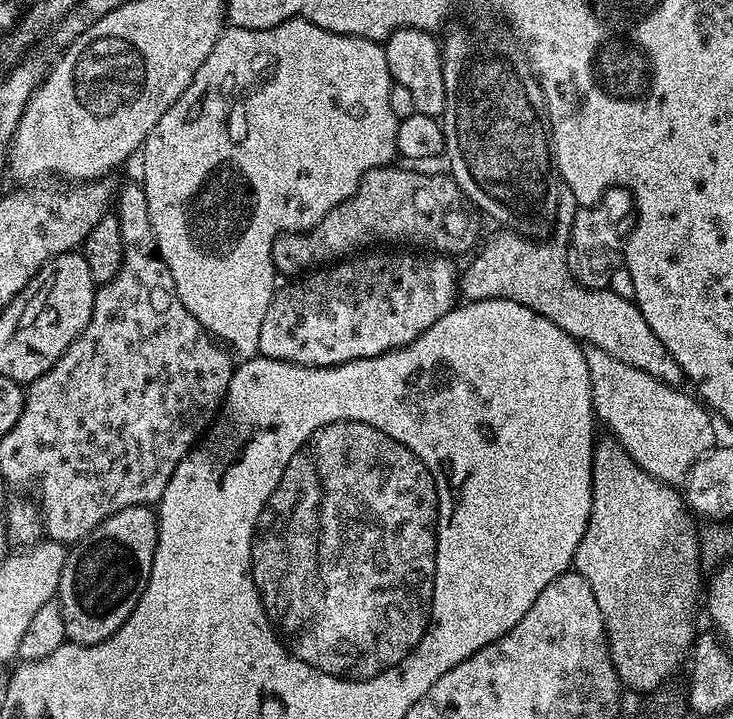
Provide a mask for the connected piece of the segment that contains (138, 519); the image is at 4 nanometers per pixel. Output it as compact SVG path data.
M147 504L130 506L110 514L86 538L71 545L62 566L58 599L62 610L62 626L74 644L97 644L108 640L130 618L138 598L146 590L150 570L154 566L154 550L158 542L157 513Z

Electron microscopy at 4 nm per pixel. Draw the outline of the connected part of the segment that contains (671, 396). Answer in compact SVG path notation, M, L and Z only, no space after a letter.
M588 346L584 348L584 357L590 370L592 409L596 411L597 421L603 427L605 424L609 428L605 429L624 447L626 454L630 454L630 458L634 458L634 462L638 462L638 466L646 470L646 474L666 484L675 485L683 481L698 458L702 458L717 447L716 428L712 425L713 413L691 395L688 397L686 393L680 392L684 390L664 384L634 366L626 366L626 362L618 362L610 354L606 354L606 350Z

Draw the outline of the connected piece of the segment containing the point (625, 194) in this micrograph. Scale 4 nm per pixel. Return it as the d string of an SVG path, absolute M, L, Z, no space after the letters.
M610 188L604 193L599 204L588 211L577 211L571 221L570 267L577 282L582 287L593 290L609 287L612 283L612 272L622 264L625 242L622 233L631 229L634 223L634 201L631 192L627 188Z

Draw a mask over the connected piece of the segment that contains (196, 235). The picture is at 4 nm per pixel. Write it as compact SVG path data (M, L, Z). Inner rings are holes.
M299 18L287 20L273 28L228 26L221 32L218 42L214 42L214 50L210 50L206 62L198 66L198 74L194 74L190 86L186 86L178 102L174 102L174 106L170 106L170 110L166 110L162 118L158 118L158 126L154 126L154 130L150 130L145 138L142 149L142 183L146 190L150 222L156 235L156 248L170 270L170 278L174 278L174 286L178 290L178 298L182 298L182 306L186 306L186 310L194 314L205 332L227 345L237 357L240 355L240 358L252 358L260 351L258 334L262 330L262 318L266 318L266 310L274 295L272 243L276 238L285 234L307 233L315 224L322 222L324 215L334 210L334 206L346 202L346 198L355 194L367 172L391 165L395 161L392 159L397 159L396 135L400 121L397 120L394 110L390 110L390 90L393 83L390 66L386 66L384 45L375 40L322 30L322 26L314 26L314 22Z

